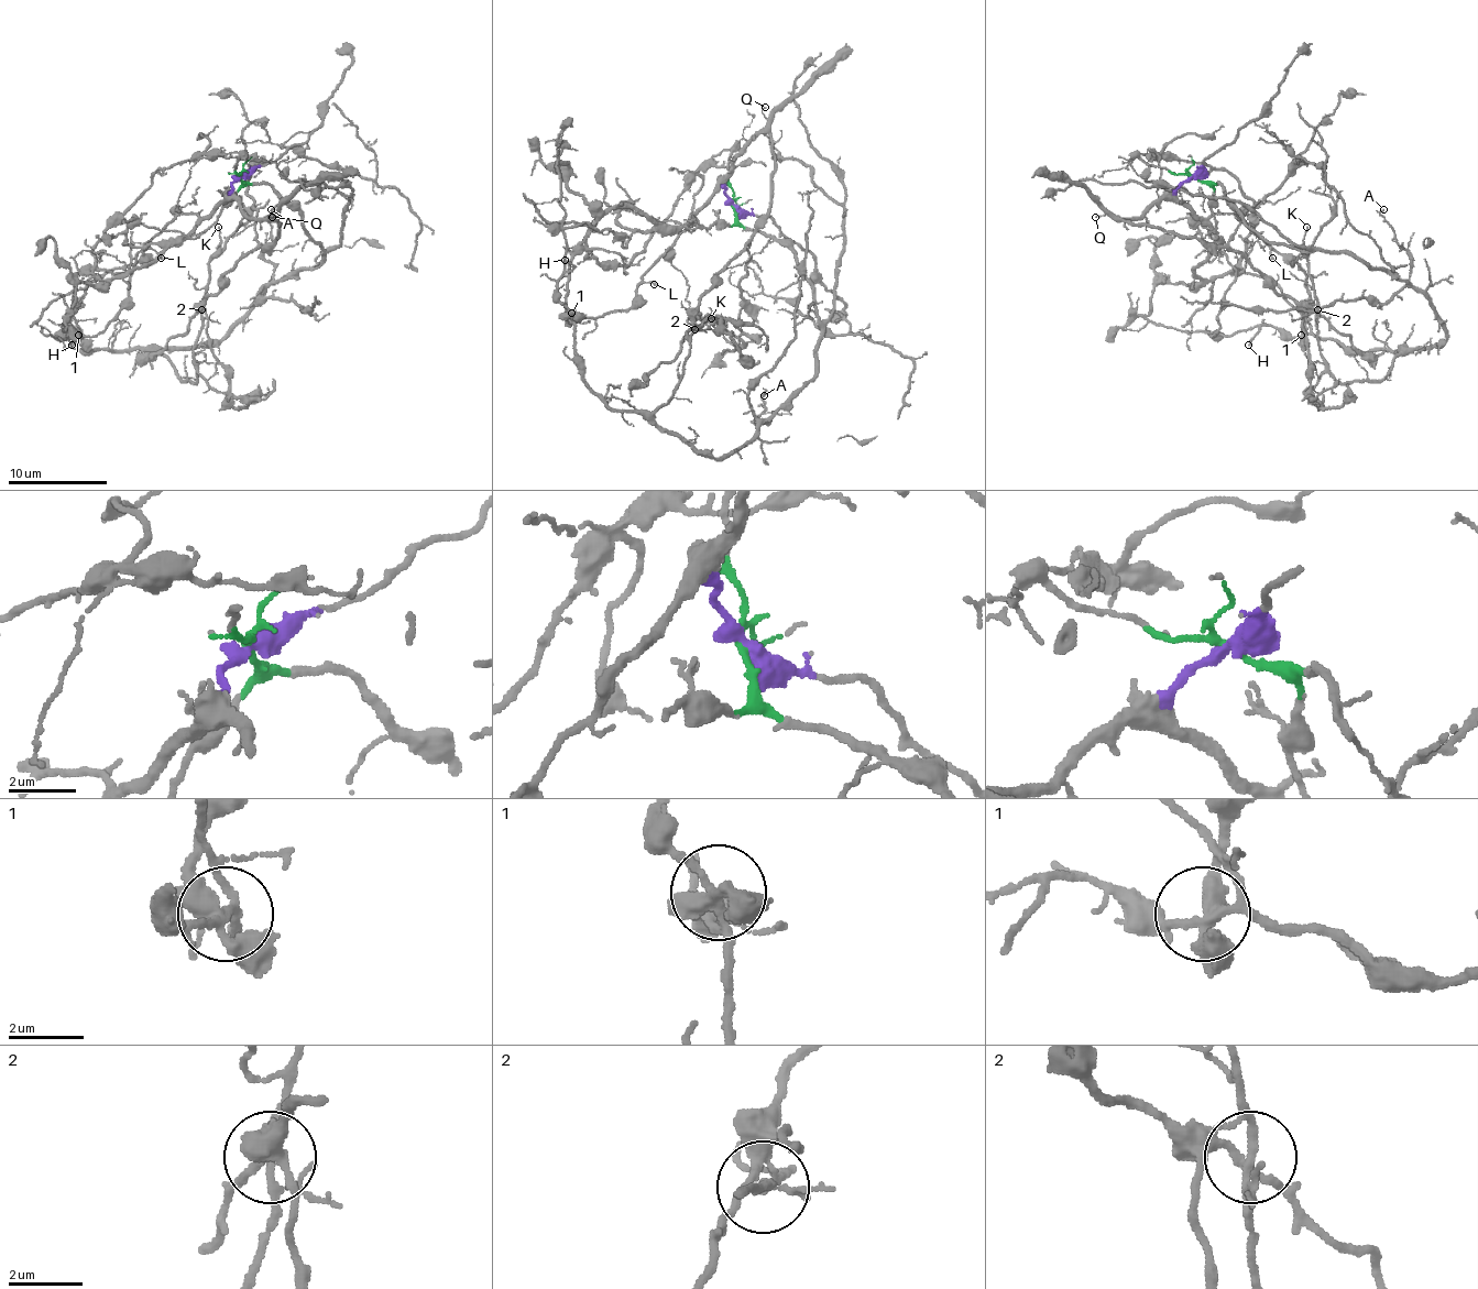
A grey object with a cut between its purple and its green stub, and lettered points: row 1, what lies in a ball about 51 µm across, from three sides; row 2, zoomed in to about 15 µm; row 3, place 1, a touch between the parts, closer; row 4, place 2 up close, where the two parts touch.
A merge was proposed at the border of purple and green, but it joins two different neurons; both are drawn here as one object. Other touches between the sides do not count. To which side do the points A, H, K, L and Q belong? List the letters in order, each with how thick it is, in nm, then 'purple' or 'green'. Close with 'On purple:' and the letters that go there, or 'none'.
A: calibre 160 nm; green
H: calibre 160 nm; green
K: calibre 120 nm; green
L: calibre 140 nm; purple
Q: calibre 90 nm; purple
On purple: L, Q

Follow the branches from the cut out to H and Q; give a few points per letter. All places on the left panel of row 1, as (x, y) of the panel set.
H: (238, 176), (267, 184), (325, 258), (194, 347), (90, 352), (65, 325), (73, 345)
Q: (238, 176), (233, 194), (248, 216), (273, 216)

